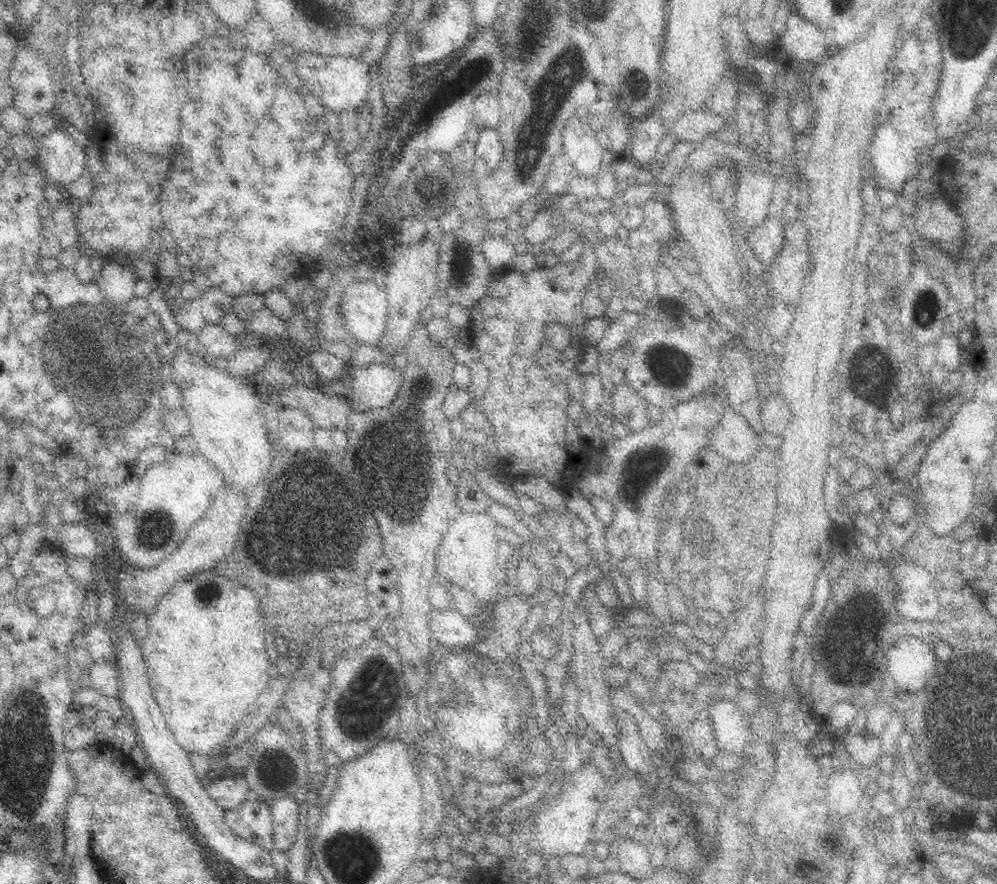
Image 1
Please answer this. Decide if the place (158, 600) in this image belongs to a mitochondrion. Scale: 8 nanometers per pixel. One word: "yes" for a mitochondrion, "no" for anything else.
no

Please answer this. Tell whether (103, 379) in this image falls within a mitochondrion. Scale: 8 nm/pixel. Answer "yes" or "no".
yes

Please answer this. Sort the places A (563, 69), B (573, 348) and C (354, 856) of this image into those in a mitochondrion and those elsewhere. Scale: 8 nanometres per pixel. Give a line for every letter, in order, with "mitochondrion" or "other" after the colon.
A: mitochondrion
B: other
C: mitochondrion

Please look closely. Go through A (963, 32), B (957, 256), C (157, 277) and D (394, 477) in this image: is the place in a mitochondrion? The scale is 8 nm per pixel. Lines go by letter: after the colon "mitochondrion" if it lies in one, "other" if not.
A: mitochondrion
B: other
C: other
D: mitochondrion

